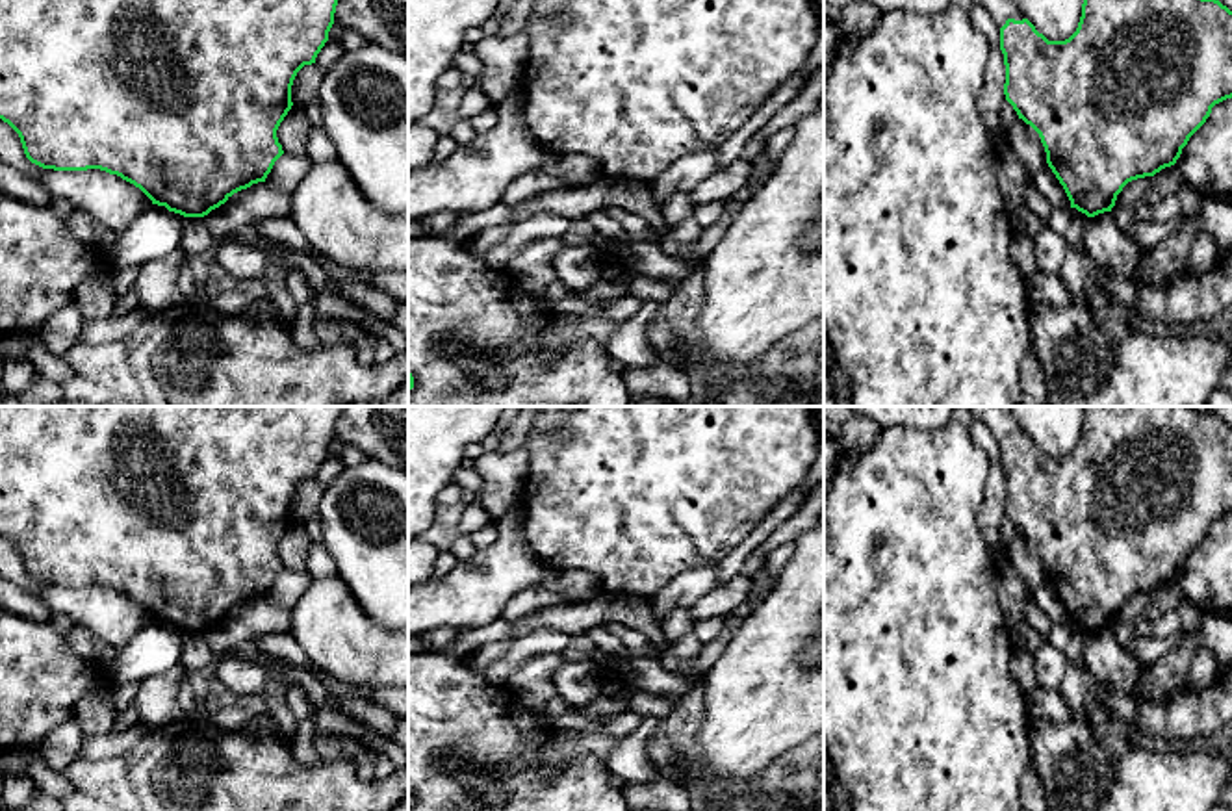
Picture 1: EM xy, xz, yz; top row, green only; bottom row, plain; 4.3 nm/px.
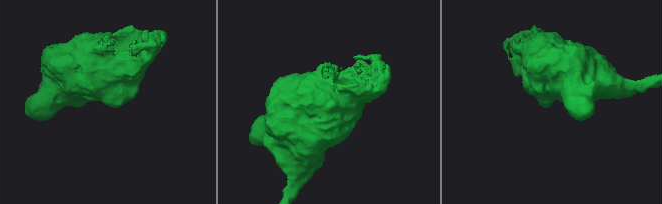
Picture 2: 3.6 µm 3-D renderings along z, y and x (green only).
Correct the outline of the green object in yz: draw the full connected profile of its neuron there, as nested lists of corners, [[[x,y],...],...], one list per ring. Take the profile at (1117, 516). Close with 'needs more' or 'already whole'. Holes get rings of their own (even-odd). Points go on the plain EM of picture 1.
[[[965,406],[1000,444],[1006,516],[1041,553],[1046,579],[1071,624],[1095,633],[1111,627],[1123,603],[1176,579],[1212,523],[1232,514],[1232,427],[1191,406],[1084,406],[1082,432],[1065,457],[1048,457],[1017,423],[1011,406]]] | needs more

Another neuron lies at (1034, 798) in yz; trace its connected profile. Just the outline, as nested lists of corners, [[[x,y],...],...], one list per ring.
[[[1032,763],[1026,766],[1022,774],[1020,792],[1022,792],[1022,811],[1046,811],[1045,787]]]

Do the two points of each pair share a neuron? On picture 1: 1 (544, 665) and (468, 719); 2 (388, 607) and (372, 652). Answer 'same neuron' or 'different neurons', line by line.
1: different neurons
2: different neurons

